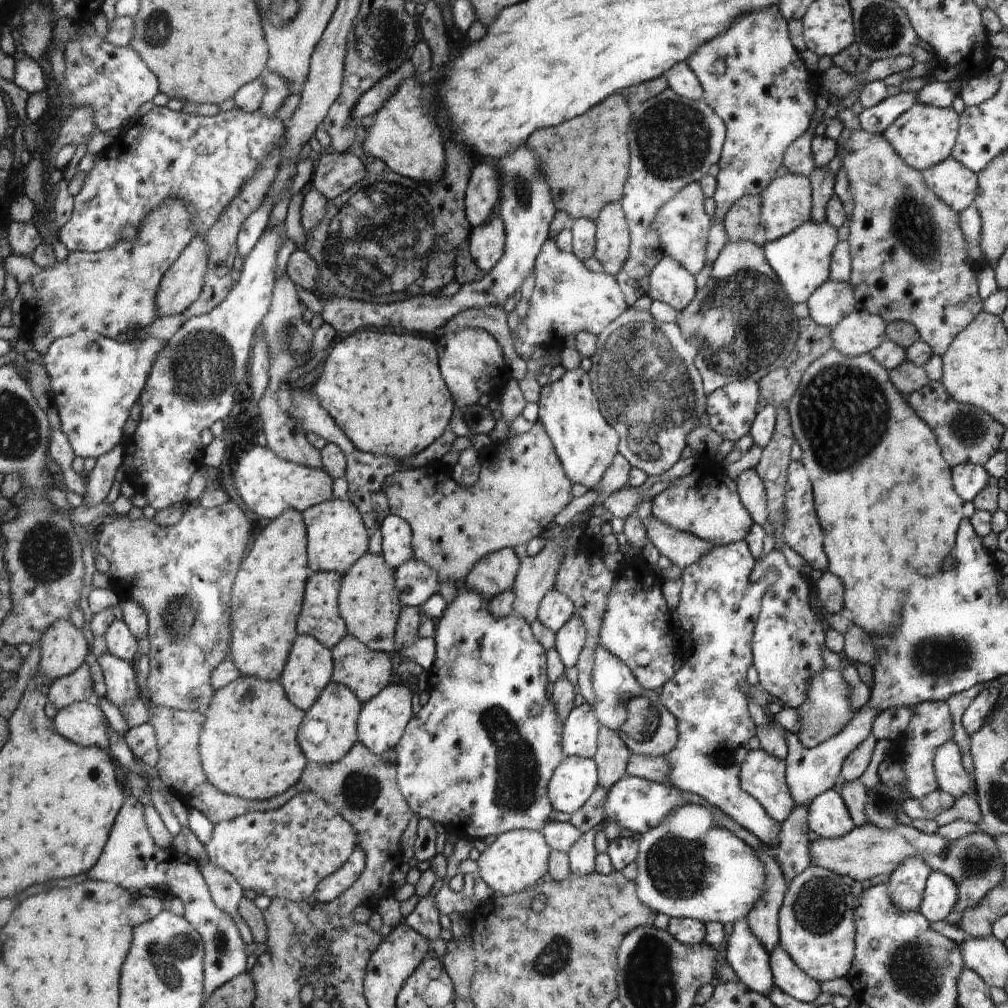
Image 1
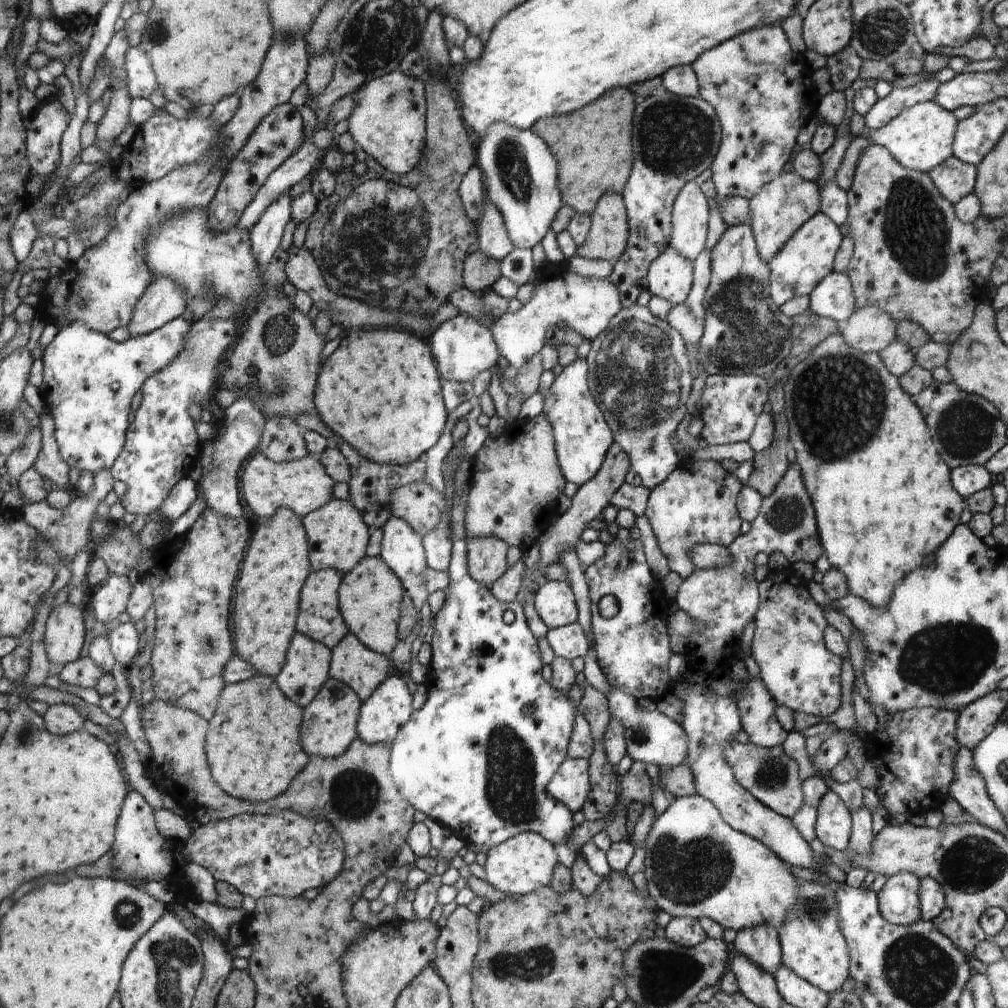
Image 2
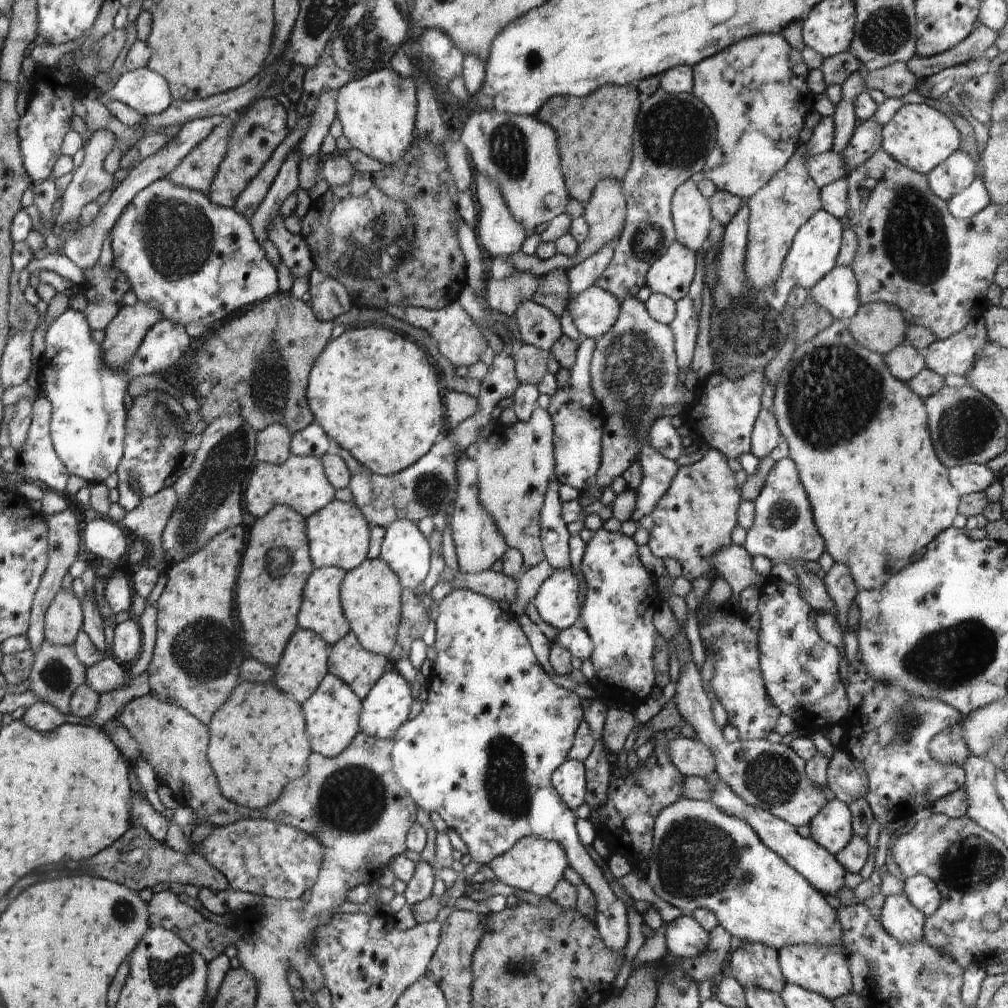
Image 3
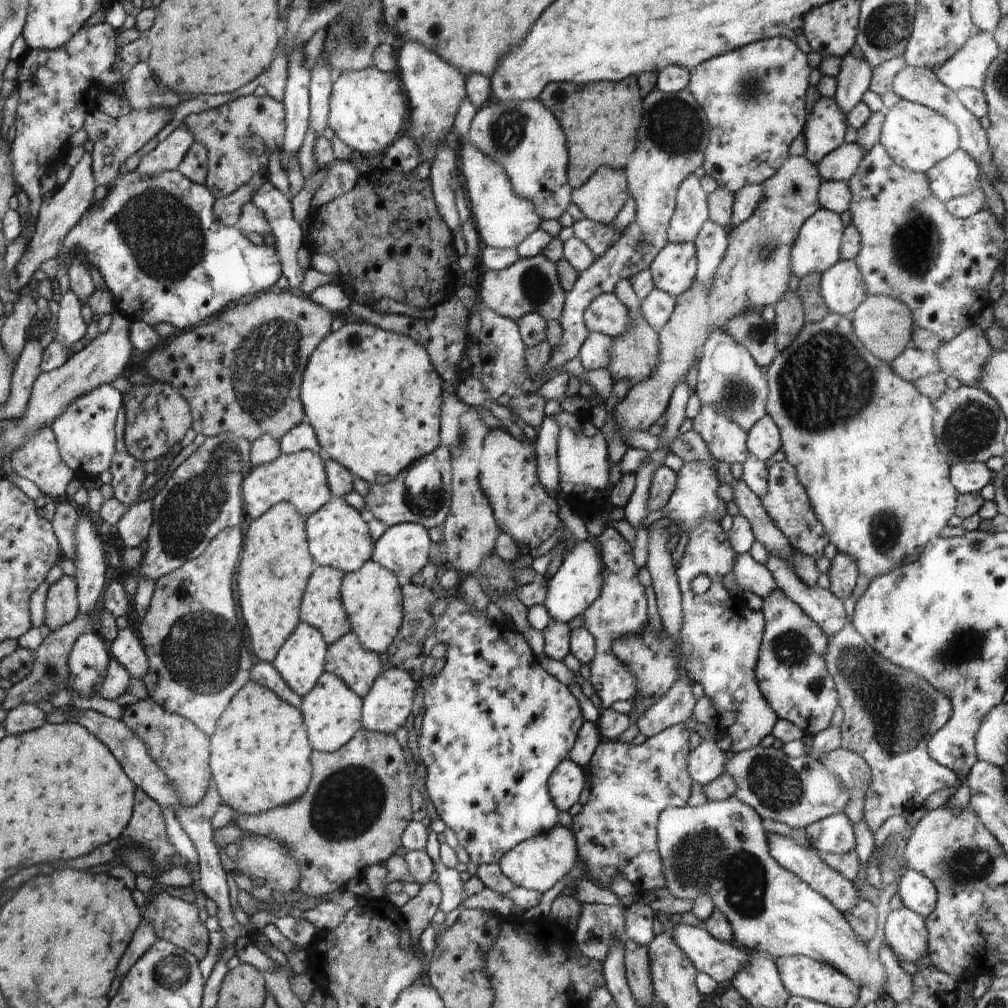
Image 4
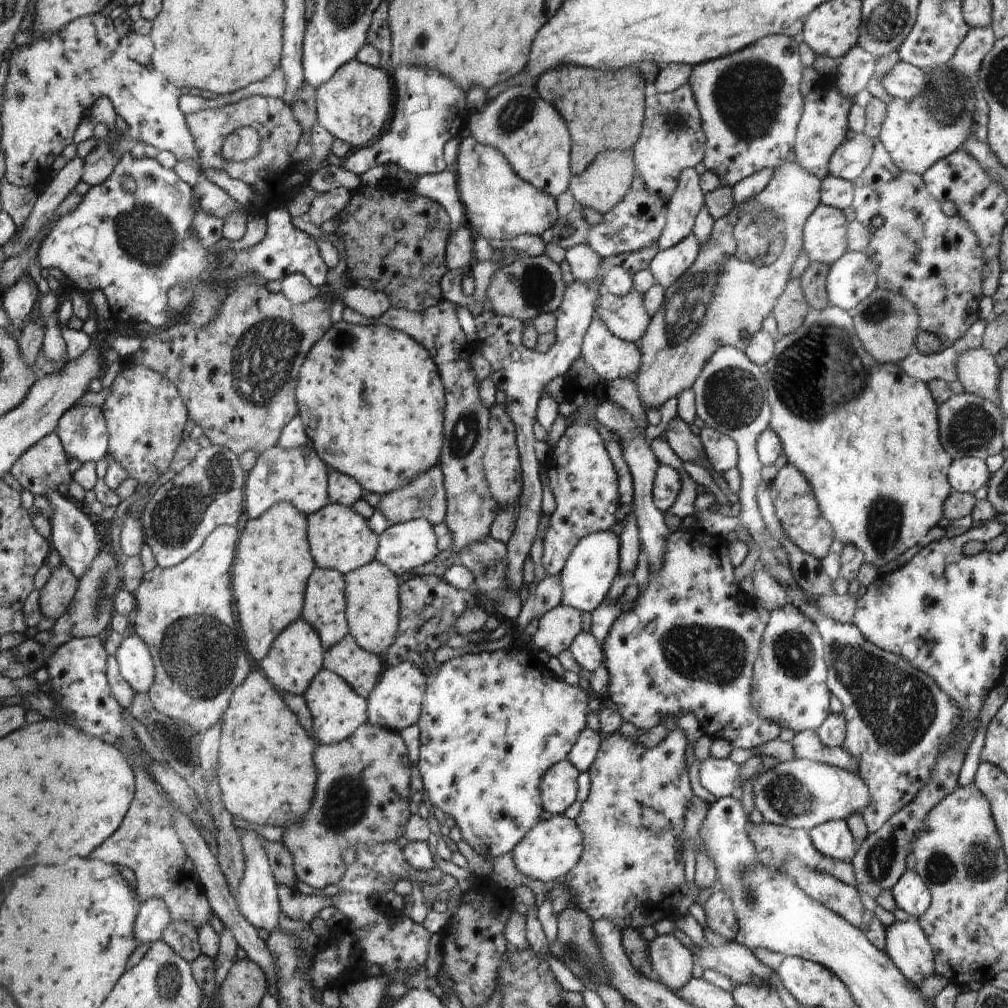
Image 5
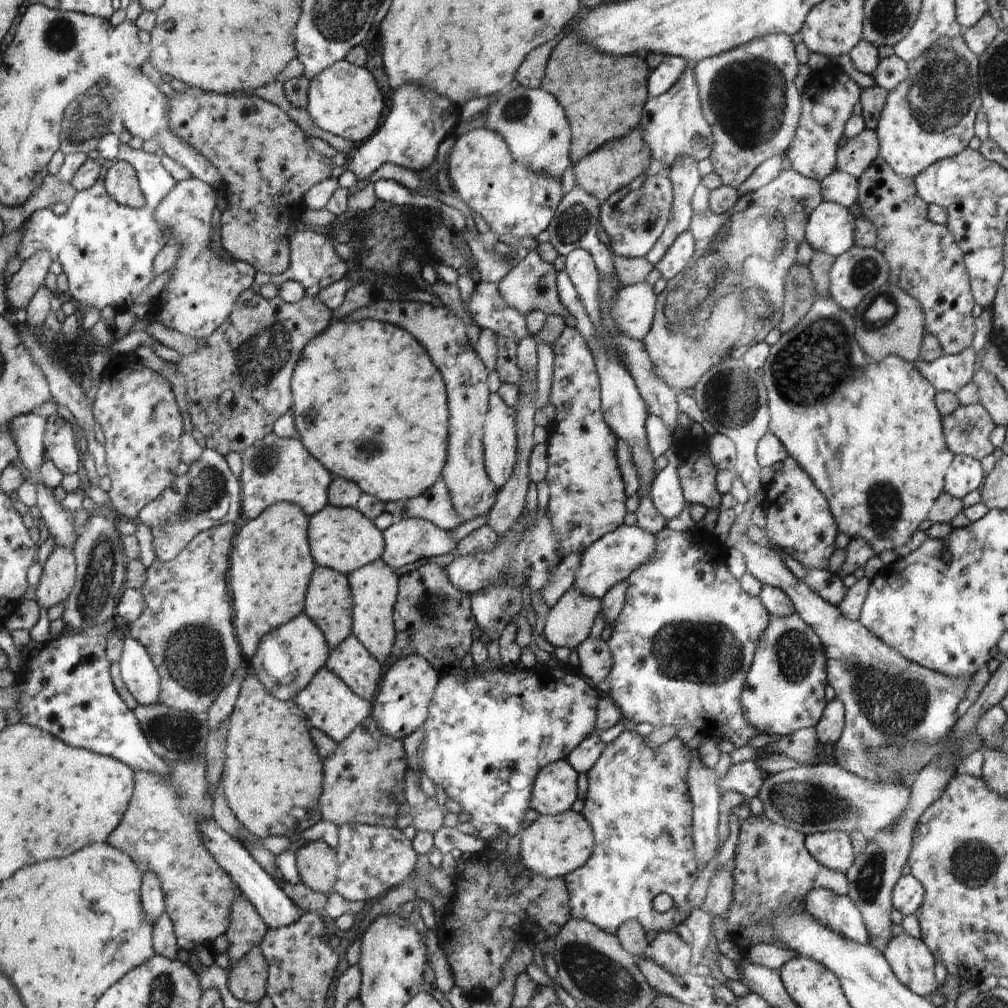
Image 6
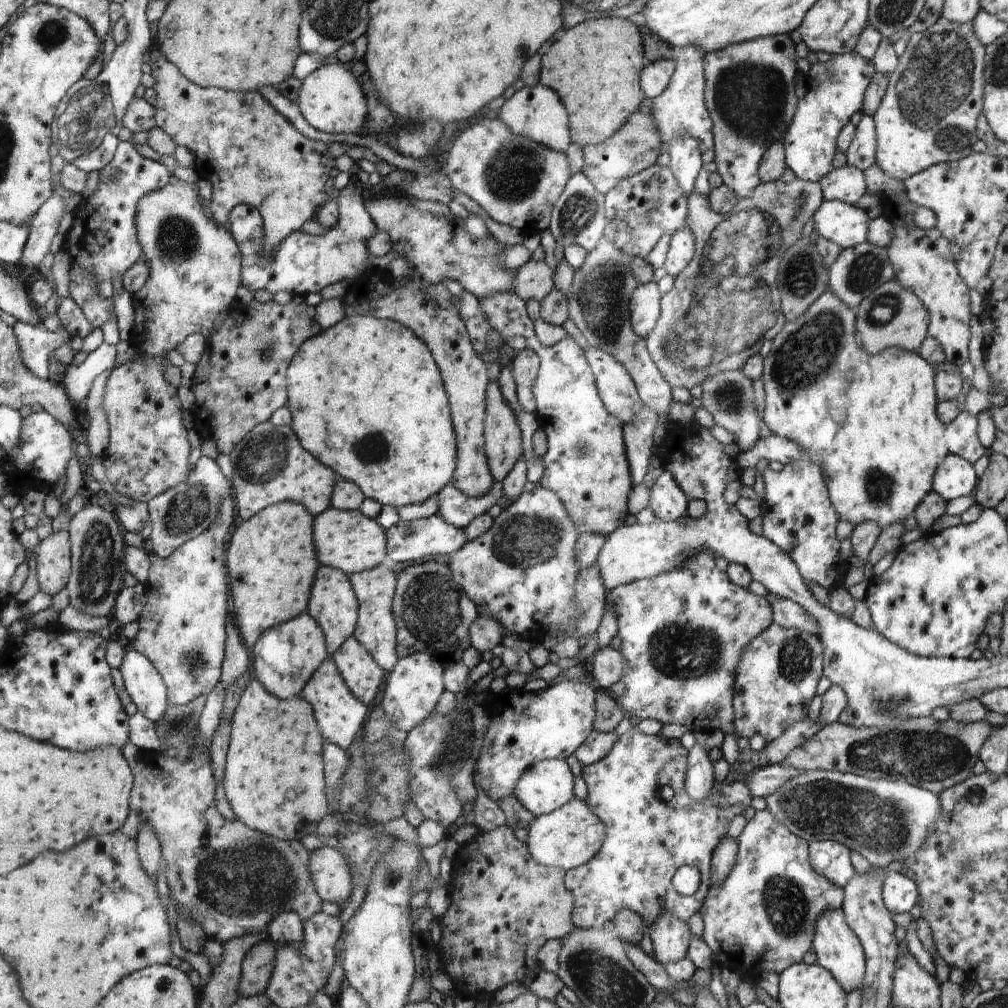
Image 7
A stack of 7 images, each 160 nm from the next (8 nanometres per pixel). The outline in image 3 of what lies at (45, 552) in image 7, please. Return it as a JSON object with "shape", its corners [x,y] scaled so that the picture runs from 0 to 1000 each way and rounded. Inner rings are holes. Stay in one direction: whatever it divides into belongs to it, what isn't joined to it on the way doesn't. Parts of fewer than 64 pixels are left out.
{"shape":[[[63,584],[47,609],[47,634],[55,640],[73,640],[82,626],[85,609],[73,584]]]}

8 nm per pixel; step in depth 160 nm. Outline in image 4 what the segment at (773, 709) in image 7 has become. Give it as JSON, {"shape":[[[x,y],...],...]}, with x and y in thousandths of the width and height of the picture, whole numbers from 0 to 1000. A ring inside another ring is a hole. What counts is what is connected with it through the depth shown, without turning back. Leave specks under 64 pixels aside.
{"shape":[[[774,583],[756,594],[755,605],[761,612],[761,625],[758,626],[754,655],[749,663],[752,683],[771,710],[790,718],[800,728],[812,729],[813,725],[825,720],[824,718],[829,718],[829,706],[833,706],[831,688],[819,661],[820,628]]]}

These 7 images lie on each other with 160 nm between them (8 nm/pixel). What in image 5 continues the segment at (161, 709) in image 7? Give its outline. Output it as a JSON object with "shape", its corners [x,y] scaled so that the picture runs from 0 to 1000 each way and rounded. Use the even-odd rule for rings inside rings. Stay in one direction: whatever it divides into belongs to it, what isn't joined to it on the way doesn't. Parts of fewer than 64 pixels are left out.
{"shape":[[[137,630],[122,633],[113,645],[121,673],[135,688],[147,688],[154,677],[154,658],[149,641]]]}

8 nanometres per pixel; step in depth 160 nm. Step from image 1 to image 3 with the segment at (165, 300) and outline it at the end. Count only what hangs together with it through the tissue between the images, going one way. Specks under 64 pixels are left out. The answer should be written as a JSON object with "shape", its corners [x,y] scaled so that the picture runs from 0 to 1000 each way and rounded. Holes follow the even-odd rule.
{"shape":[[[141,299],[131,304],[123,302],[109,323],[104,325],[100,341],[105,361],[113,367],[125,366],[146,329],[158,319],[160,313],[151,302]]]}

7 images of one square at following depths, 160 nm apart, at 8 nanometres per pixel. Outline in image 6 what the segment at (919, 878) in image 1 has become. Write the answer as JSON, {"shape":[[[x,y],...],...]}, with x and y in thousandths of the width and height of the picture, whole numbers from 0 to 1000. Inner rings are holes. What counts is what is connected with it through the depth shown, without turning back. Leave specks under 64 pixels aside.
{"shape":[[[899,926],[885,930],[876,947],[893,974],[911,988],[922,992],[925,984],[933,981],[928,971],[928,947],[915,932]]]}

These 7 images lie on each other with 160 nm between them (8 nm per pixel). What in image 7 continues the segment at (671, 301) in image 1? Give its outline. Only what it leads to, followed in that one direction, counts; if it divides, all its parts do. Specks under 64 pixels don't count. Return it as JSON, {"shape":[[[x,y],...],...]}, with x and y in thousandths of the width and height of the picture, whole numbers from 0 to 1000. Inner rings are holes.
{"shape":[[[683,225],[678,226],[667,233],[665,248],[658,265],[670,277],[689,254],[689,235]]]}

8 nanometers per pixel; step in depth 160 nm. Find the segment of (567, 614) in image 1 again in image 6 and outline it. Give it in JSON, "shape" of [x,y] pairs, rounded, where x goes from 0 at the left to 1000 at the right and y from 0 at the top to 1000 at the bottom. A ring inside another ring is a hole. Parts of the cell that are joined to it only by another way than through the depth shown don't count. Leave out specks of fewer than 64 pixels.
{"shape":[[[619,521],[599,531],[593,538],[575,548],[576,555],[570,567],[569,582],[579,589],[594,593],[612,579],[623,575],[630,565],[651,552],[651,532],[631,521]]]}

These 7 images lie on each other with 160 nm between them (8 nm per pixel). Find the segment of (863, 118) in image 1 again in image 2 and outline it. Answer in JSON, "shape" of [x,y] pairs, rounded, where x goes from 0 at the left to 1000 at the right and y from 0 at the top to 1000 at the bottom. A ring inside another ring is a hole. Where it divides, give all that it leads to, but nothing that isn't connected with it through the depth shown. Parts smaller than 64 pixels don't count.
{"shape":[[[923,77],[921,80],[911,81],[902,87],[886,86],[885,91],[879,97],[872,98],[857,115],[859,127],[872,129],[898,108],[915,101],[927,100],[931,85],[933,85],[932,80]]]}

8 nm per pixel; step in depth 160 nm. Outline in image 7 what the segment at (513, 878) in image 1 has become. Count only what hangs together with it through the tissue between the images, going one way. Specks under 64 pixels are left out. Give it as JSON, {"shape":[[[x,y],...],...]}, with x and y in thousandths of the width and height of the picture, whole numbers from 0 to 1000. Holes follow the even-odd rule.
{"shape":[[[571,791],[544,808],[532,809],[524,820],[524,831],[521,835],[527,848],[536,857],[543,860],[560,862],[562,865],[577,860],[591,849],[599,832],[602,830],[601,818],[593,812],[590,805]]]}

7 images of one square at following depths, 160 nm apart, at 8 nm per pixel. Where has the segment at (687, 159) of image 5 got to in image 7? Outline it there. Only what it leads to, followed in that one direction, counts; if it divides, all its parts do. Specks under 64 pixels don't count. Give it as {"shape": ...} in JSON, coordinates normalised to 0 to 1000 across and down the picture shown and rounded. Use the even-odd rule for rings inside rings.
{"shape":[[[671,47],[668,49],[670,66],[661,87],[648,97],[650,122],[660,137],[667,138],[671,134],[683,134],[694,140],[699,163],[709,159],[708,120],[699,102],[699,71],[697,58],[699,52],[692,47]]]}

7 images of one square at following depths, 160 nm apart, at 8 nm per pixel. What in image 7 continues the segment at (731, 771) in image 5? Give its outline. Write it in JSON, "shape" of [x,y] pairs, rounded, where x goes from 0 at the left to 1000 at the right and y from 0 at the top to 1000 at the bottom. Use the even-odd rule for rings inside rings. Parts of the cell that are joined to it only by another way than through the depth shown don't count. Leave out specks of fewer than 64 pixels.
{"shape":[[[760,759],[752,761],[742,770],[742,778],[745,779],[746,790],[755,790],[760,792],[767,786],[770,786],[779,776],[792,770],[788,761],[782,759]]]}

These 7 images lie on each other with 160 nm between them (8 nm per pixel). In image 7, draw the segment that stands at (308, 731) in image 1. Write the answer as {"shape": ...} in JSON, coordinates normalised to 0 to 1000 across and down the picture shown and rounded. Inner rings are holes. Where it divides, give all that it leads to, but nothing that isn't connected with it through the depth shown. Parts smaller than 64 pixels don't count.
{"shape":[[[321,655],[317,659],[302,680],[297,690],[312,700],[313,712],[317,714],[315,717],[317,726],[320,726],[321,734],[340,742],[342,745],[349,736],[352,736],[351,732],[354,732],[353,728],[356,728],[359,718],[364,716],[365,702],[348,688],[330,655]]]}

